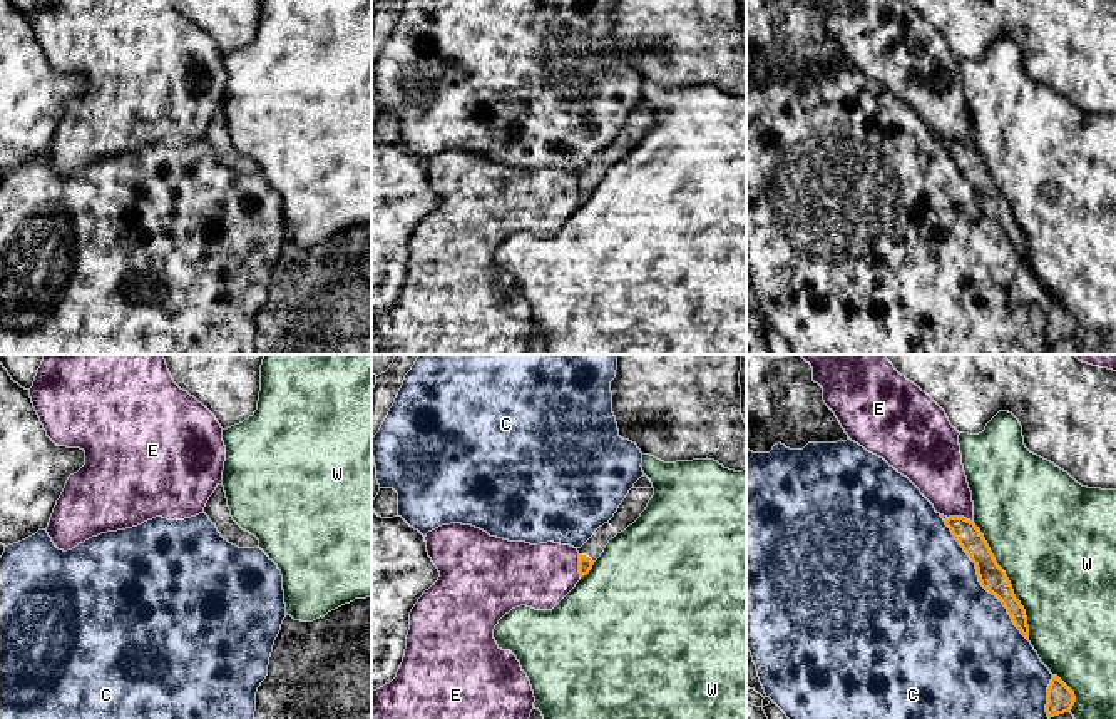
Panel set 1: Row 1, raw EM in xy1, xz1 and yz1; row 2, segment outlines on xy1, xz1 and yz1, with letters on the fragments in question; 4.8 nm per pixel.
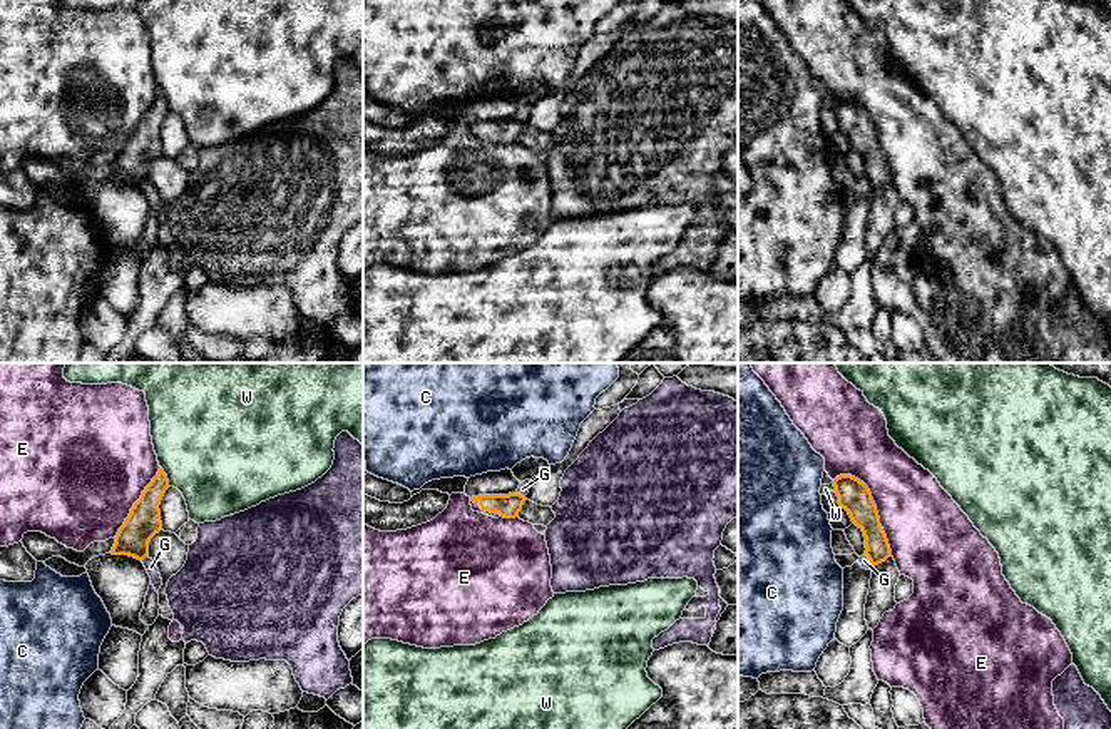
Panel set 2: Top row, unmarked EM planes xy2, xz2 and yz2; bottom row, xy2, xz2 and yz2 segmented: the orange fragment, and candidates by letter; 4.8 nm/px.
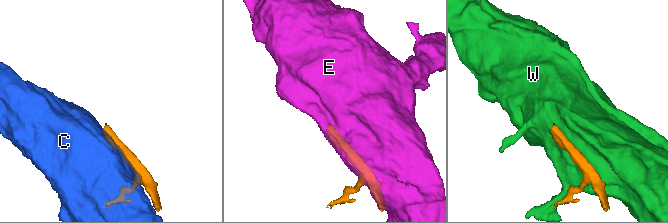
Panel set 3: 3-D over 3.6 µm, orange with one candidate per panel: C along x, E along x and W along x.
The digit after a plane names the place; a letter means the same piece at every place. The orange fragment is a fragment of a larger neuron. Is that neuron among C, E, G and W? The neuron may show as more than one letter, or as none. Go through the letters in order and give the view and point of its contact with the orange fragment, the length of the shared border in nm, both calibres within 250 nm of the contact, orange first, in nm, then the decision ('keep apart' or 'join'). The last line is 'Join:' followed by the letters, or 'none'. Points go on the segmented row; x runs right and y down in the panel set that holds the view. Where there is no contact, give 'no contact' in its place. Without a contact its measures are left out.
C: meets orange in yz1 at (979, 581); contact 700 nm long; 120 nm thick on the orange side, 500 nm on the other; keep apart
E: meets orange in yz2 at (875, 505); contact 460 nm long; 160 nm thick on the orange side, 360 nm on the other; keep apart
G: meets orange in xy2 at (144, 557); contact 50 nm long; 160 nm thick on the orange side, 60 nm on the other; keep apart
W: meets orange in yz1 at (1008, 581); contact 650 nm long; 120 nm thick on the orange side, 480 nm on the other; keep apart
Join: none

